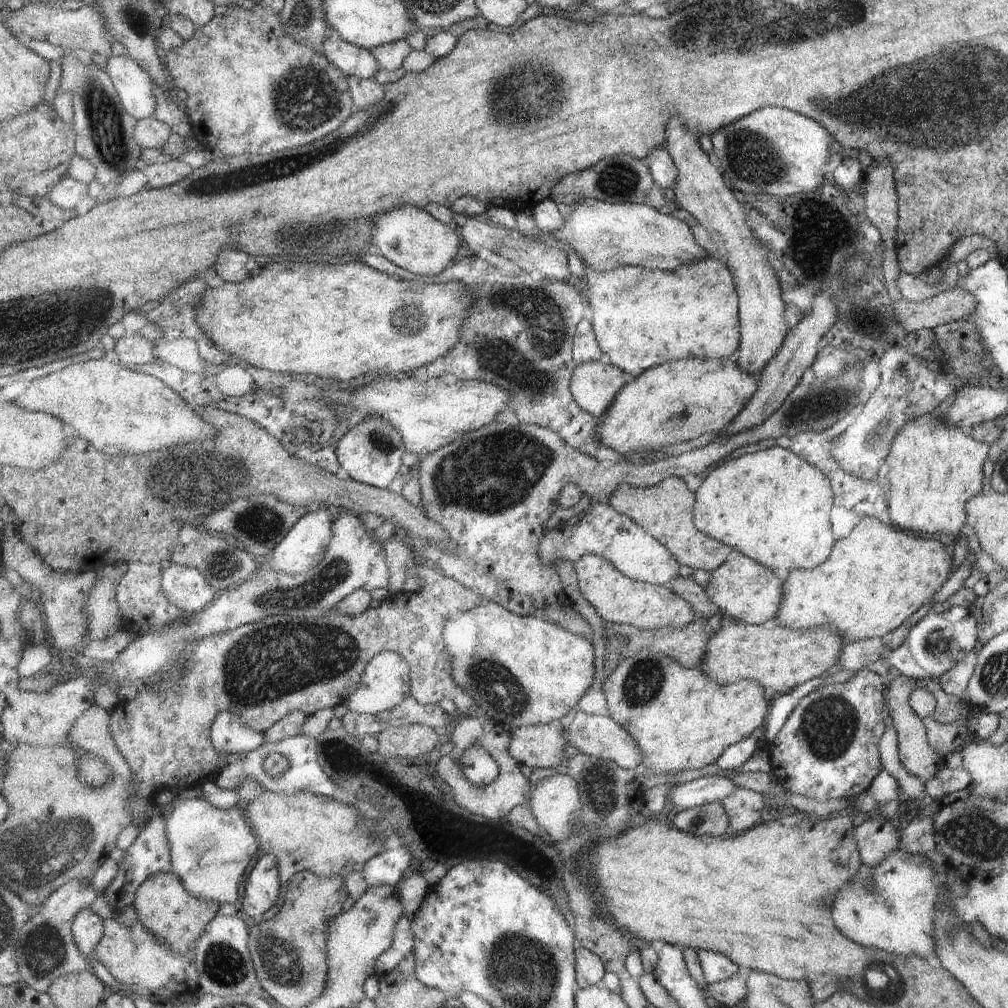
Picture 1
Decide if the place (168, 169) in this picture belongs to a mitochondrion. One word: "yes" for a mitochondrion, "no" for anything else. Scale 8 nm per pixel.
no

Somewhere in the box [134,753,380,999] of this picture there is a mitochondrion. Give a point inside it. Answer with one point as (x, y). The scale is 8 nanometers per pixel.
(283, 966)

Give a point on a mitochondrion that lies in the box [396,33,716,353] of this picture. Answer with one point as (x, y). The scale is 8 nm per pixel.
(619, 180)

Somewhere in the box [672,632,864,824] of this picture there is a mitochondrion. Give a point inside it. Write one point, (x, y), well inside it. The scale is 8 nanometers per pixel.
(829, 724)

